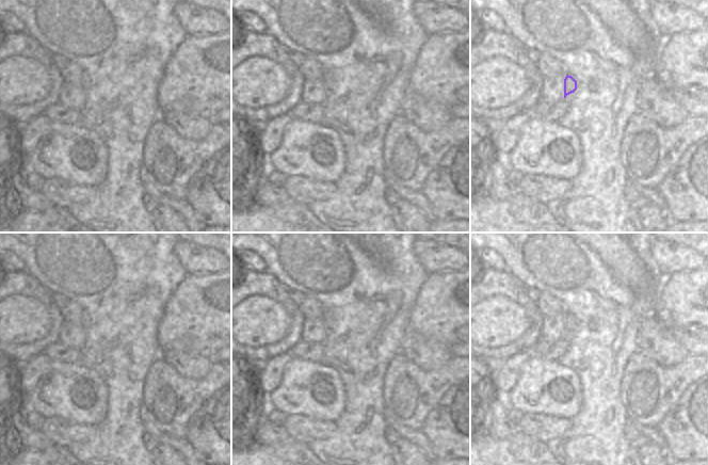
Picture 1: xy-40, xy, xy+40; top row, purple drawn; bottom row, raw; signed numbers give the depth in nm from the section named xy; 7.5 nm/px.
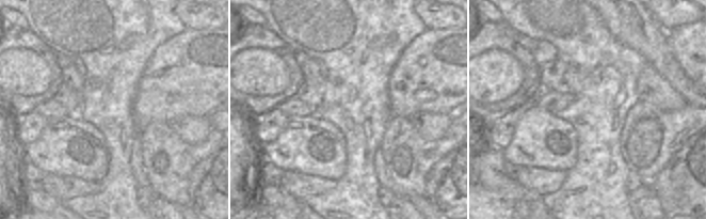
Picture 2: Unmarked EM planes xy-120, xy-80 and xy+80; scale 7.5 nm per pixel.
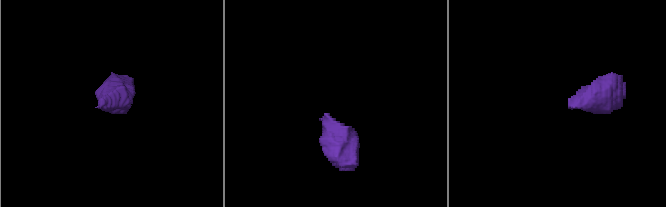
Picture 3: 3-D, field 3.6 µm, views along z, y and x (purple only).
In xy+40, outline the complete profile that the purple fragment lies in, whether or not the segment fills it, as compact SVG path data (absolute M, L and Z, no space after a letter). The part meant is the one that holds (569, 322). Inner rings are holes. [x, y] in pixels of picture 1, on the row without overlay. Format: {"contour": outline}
{"contour": "M566 315L564 318L564 337L577 328L577 320L572 315Z"}

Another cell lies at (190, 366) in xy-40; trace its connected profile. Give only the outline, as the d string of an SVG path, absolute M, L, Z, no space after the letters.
M175 349L164 351L161 355L179 374L188 379L203 379L208 374L214 363L214 359L192 355Z

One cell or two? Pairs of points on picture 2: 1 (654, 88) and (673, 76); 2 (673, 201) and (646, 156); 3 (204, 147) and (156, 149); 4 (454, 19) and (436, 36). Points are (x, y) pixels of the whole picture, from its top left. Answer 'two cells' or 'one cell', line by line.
1: two cells
2: two cells
3: one cell
4: two cells

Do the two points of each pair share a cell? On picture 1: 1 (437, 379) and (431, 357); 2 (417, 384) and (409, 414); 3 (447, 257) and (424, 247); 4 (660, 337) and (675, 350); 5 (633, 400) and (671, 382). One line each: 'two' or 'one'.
1: two
2: one
3: one
4: one
5: one

